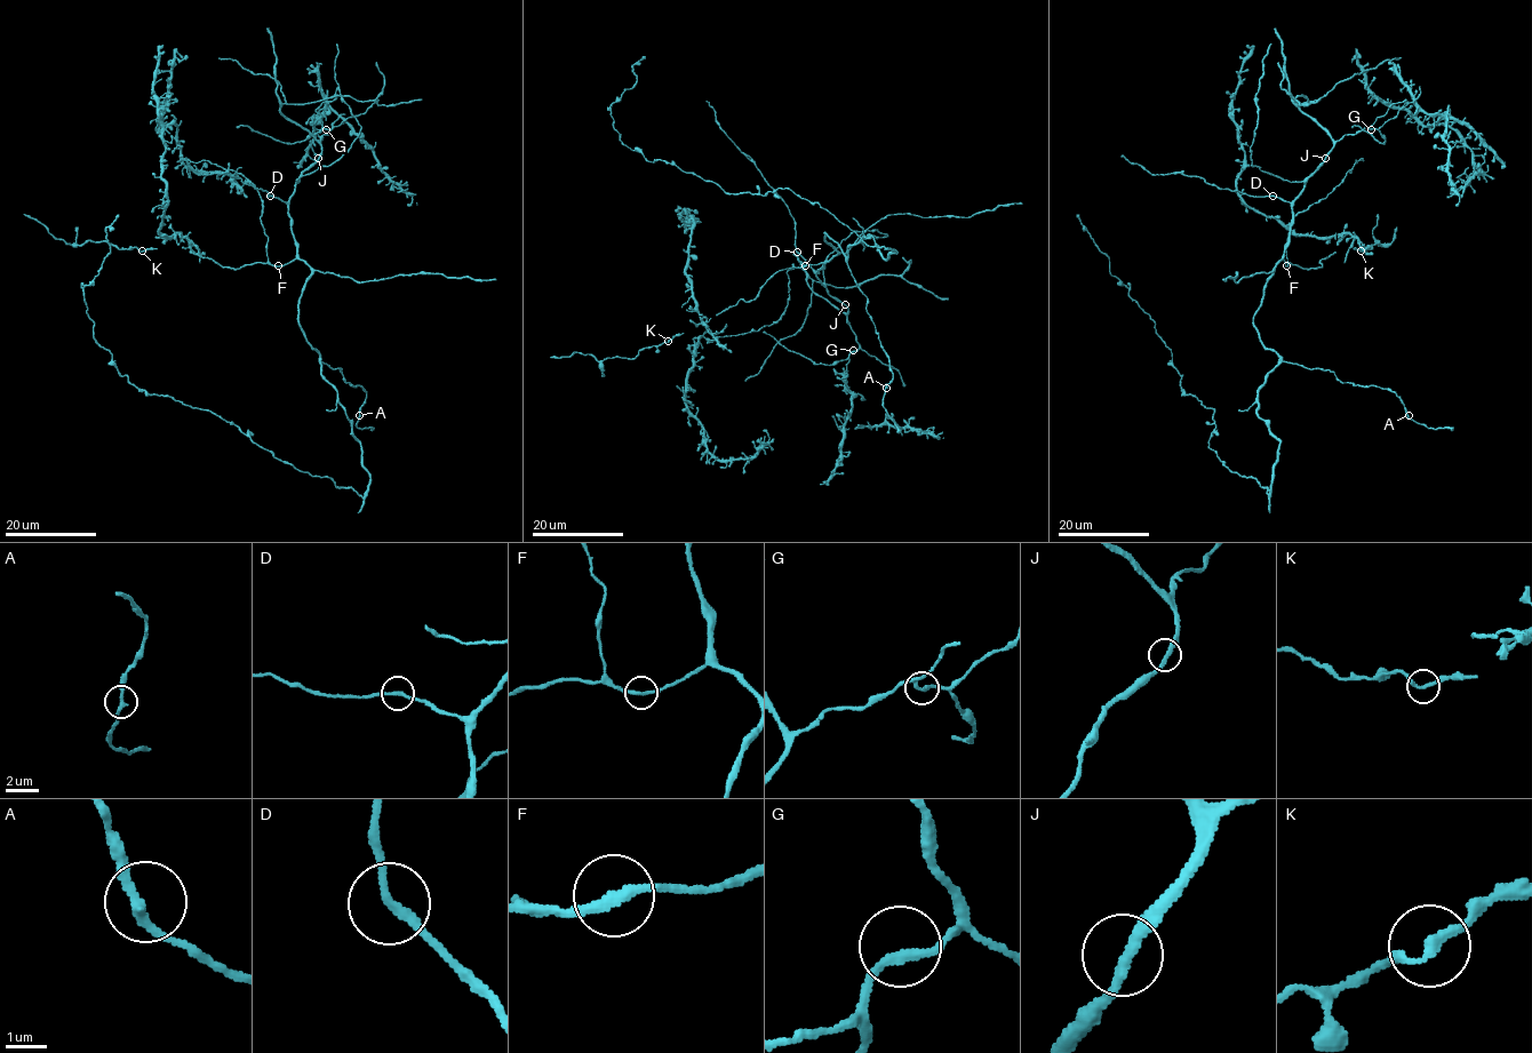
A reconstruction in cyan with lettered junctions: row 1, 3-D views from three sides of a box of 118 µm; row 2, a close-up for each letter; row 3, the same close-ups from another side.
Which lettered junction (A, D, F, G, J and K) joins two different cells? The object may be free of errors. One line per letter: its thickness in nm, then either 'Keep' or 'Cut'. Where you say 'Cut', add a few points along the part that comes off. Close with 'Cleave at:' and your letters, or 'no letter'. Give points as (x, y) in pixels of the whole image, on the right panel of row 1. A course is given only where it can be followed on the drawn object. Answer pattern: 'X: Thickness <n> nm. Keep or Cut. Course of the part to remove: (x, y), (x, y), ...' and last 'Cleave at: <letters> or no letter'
A: Thickness 240 nm. Keep
D: Thickness 200 nm. Keep
F: Thickness 240 nm. Keep
G: Thickness 220 nm. Keep
J: Thickness 240 nm. Keep
K: Thickness 220 nm. Keep
Cleave at: no letter

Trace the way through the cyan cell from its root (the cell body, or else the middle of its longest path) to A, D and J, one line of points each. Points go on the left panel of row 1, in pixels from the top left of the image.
A: (301, 329), (321, 363), (332, 369), (340, 368), (346, 383), (359, 385), (365, 391), (366, 399), (359, 415)
D: (301, 329), (298, 301), (311, 270), (298, 257), (288, 206), (270, 196)
J: (301, 329), (298, 301), (311, 270), (297, 254), (288, 199), (296, 180), (318, 158)

